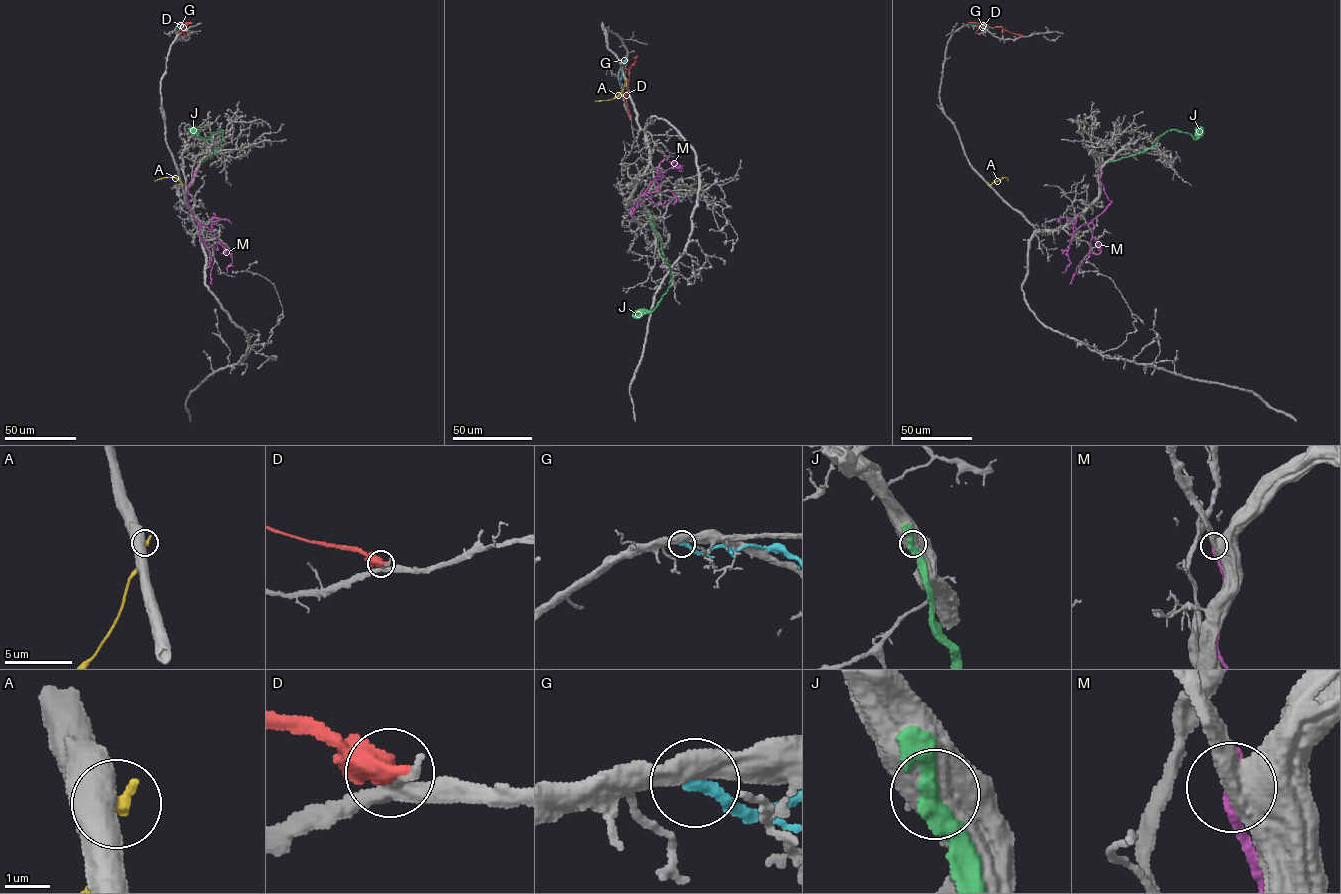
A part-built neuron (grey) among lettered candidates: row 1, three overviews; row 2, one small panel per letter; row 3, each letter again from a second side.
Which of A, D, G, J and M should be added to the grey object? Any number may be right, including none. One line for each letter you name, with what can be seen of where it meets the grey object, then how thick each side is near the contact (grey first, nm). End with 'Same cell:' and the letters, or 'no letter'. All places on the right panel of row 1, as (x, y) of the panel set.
Same cell: no letter

